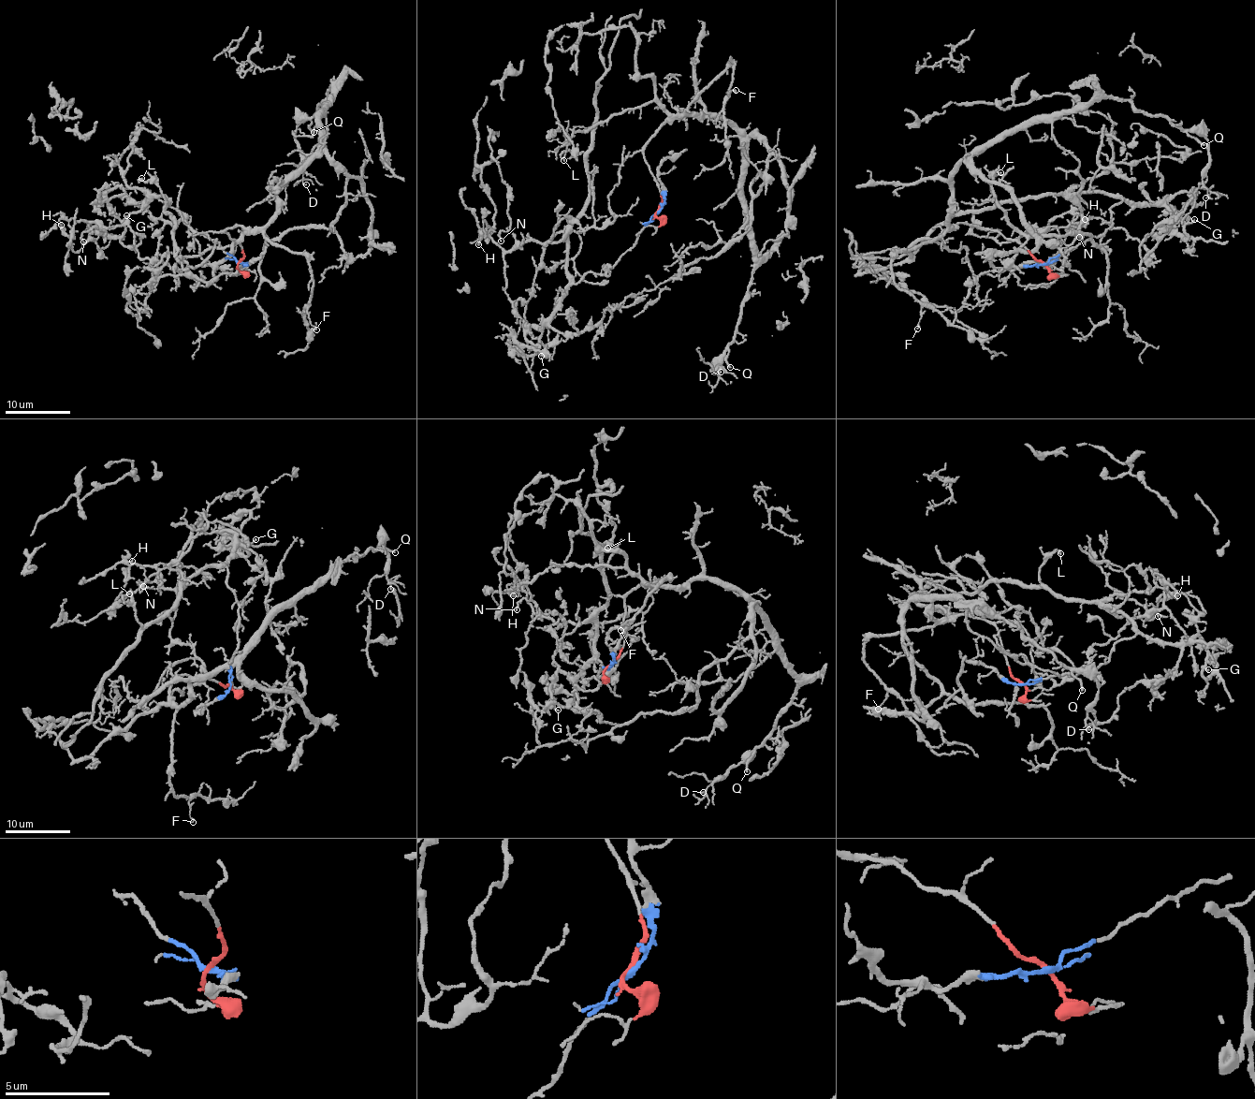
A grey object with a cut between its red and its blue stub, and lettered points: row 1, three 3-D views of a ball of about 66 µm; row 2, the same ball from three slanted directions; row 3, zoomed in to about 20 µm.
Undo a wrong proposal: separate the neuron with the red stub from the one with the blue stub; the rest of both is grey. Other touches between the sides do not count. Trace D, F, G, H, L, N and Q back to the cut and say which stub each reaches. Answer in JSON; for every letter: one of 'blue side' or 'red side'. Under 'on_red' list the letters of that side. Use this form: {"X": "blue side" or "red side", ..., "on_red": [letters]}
{"D": "red side", "F": "red side", "G": "blue side", "H": "blue side", "L": "blue side", "N": "blue side", "Q": "red side", "on_red": ["D", "F", "Q"]}

